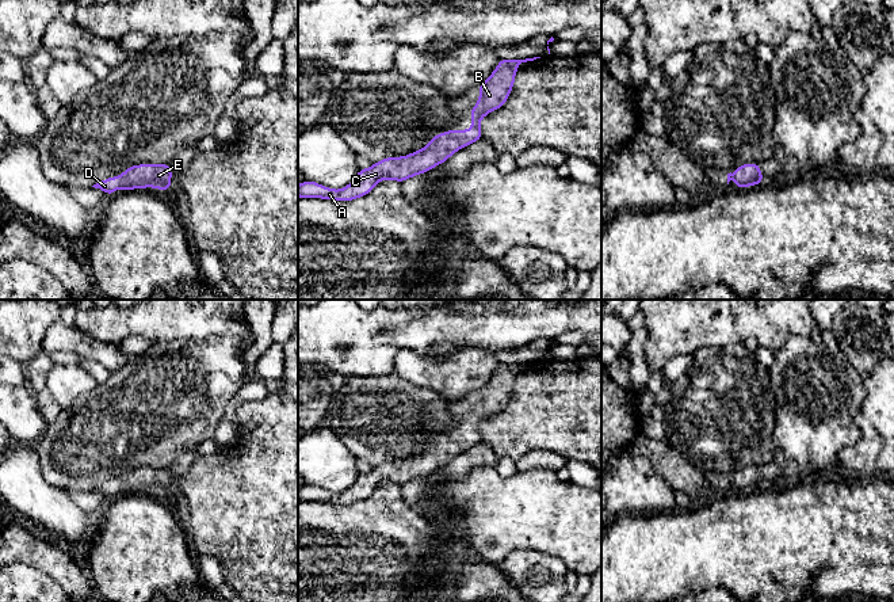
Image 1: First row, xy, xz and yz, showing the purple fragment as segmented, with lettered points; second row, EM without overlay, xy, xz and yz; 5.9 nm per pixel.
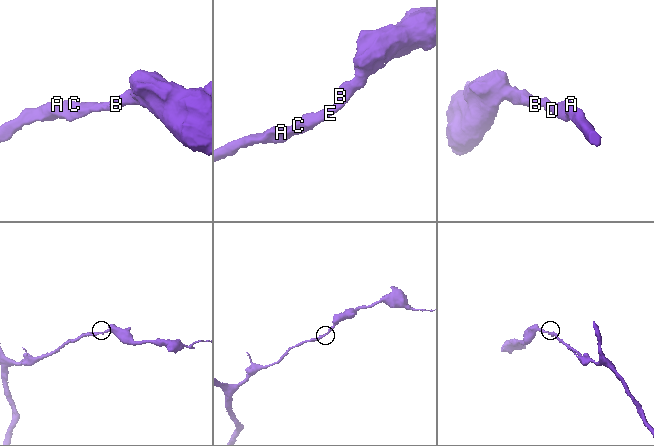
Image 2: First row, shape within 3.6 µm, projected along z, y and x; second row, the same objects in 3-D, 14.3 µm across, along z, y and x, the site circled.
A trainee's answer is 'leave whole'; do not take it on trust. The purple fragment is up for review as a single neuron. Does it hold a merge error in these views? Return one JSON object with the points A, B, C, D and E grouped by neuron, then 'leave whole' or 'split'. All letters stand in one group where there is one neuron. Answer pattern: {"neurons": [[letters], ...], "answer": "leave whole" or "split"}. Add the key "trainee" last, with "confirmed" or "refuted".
{"neurons": [["A", "B", "C", "D", "E"]], "answer": "leave whole", "trainee": "confirmed"}

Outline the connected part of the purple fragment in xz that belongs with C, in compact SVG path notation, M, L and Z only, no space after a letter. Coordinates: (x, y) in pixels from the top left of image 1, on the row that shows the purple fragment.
M540 57L526 60L504 60L493 71L490 77L480 85L480 100L471 108L470 130L448 130L435 136L425 148L402 157L389 157L360 169L354 182L341 190L332 190L316 182L302 182L298 186L298 197L324 198L332 201L352 201L367 195L374 186L391 179L404 182L414 175L424 174L438 164L444 163L458 149L482 138L480 121L488 114L505 104L513 88L515 75L522 62L534 61Z

